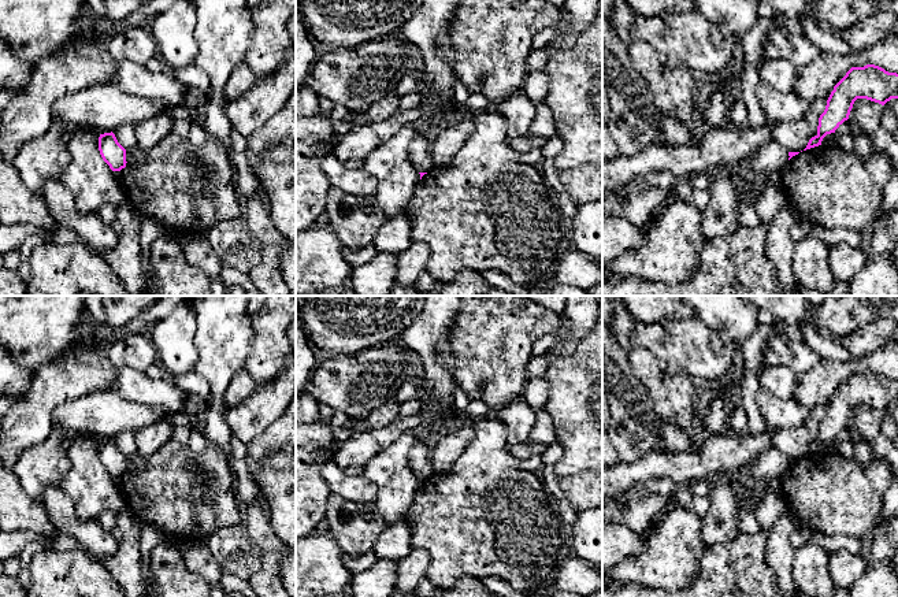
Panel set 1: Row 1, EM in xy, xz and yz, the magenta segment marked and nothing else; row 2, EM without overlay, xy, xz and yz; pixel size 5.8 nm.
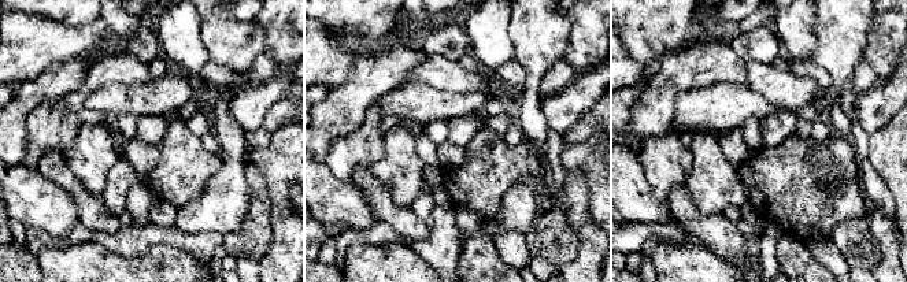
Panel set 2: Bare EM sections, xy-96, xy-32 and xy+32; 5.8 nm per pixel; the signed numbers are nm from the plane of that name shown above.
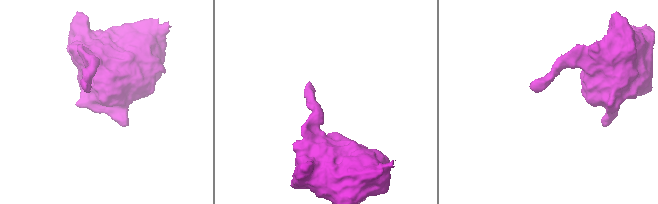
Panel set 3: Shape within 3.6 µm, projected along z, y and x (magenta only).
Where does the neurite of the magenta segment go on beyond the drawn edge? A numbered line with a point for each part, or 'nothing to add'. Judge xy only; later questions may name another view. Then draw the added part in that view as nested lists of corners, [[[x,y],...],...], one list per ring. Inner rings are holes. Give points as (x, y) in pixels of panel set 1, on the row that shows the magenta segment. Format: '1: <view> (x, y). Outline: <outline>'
nothing to add

